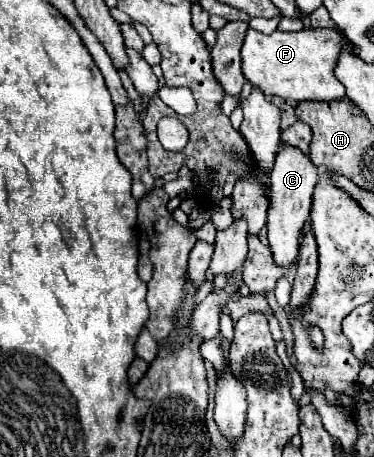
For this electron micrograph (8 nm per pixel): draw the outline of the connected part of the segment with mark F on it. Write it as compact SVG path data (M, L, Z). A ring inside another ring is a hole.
M248 29L244 49L242 49L242 59L244 59L244 77L258 89L262 89L266 95L278 95L282 99L292 99L292 101L342 101L346 99L346 89L344 85L336 79L334 69L340 59L340 49L348 49L354 53L354 45L336 29L302 29L296 33L284 33L284 31L274 31L272 35L264 35L256 29Z

